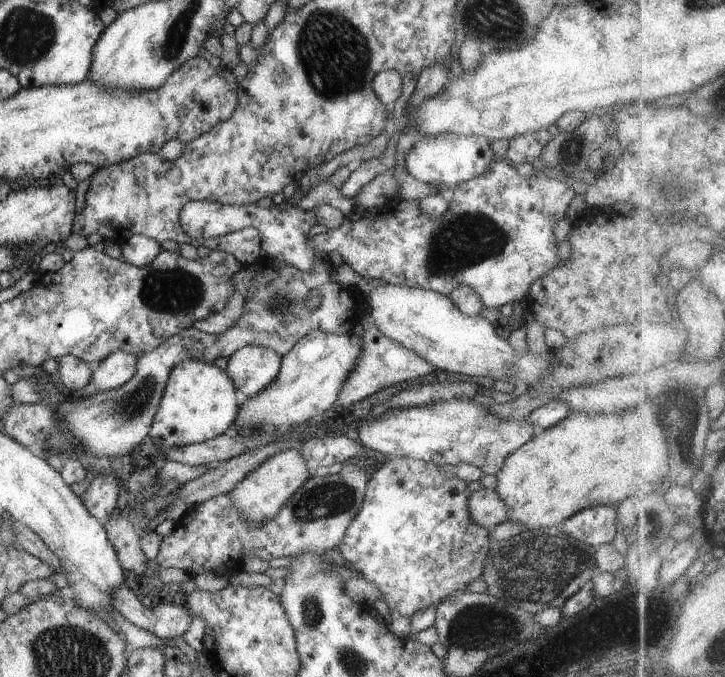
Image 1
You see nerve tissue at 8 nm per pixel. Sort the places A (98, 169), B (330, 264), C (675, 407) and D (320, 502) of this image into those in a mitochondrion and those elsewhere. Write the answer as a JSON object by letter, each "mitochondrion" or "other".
{"A":"other","B":"other","C":"mitochondrion","D":"mitochondrion"}

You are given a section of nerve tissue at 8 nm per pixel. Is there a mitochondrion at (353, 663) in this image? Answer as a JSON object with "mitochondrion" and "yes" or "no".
{"mitochondrion":"yes"}

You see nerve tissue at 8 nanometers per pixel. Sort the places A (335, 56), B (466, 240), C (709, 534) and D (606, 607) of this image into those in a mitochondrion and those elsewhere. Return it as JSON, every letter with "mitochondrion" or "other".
{"A":"mitochondrion","B":"mitochondrion","C":"other","D":"other"}

